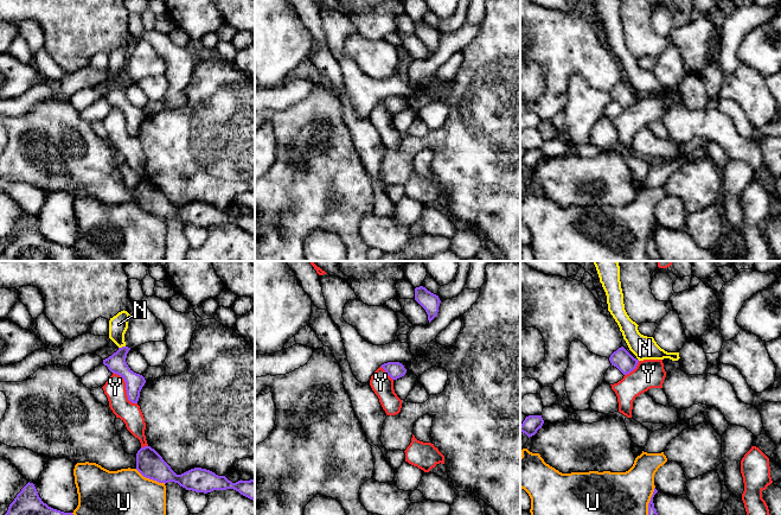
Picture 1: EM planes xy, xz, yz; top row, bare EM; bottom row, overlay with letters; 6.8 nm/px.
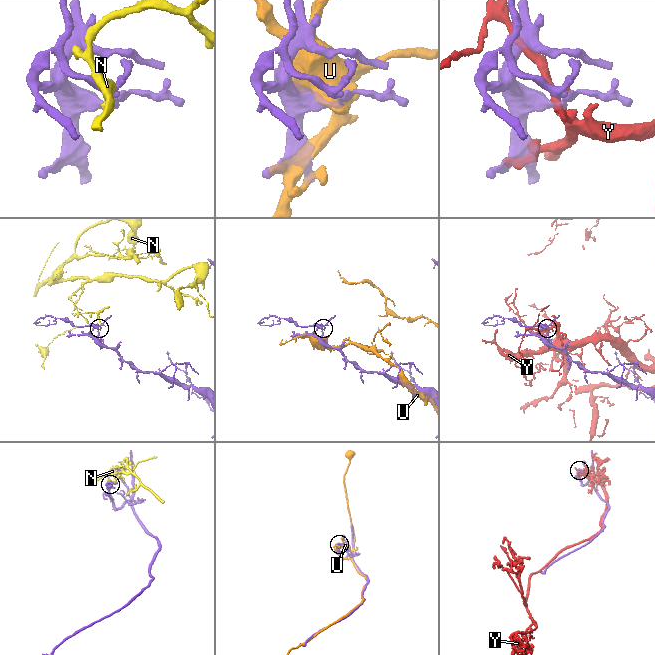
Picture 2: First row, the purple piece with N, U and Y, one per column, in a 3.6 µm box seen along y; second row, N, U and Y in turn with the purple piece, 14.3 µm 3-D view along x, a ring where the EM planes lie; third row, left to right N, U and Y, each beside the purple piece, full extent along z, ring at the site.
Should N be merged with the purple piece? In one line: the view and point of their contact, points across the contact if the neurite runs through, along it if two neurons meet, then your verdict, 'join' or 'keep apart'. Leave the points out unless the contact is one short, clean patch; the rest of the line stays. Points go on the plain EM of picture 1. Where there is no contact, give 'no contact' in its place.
xy (122, 81) | along xy (125, 80), (119, 82) | keep apart

